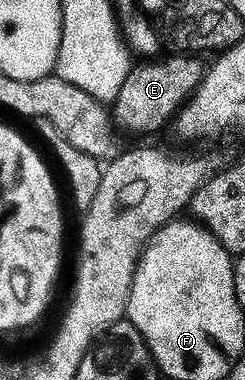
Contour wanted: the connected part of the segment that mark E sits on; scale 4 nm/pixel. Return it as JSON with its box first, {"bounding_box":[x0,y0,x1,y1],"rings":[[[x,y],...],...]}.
{"bounding_box":[110,52,206,134],"rings":[[[175,52],[169,58],[164,58],[161,62],[156,60],[144,60],[141,64],[133,65],[132,70],[122,80],[122,88],[118,88],[118,96],[110,103],[110,113],[112,121],[121,131],[129,130],[132,134],[152,134],[155,130],[160,130],[164,126],[164,121],[171,119],[179,111],[180,107],[188,101],[188,97],[195,90],[196,85],[204,79],[206,69],[205,63],[200,63],[199,57],[188,52]]]}

